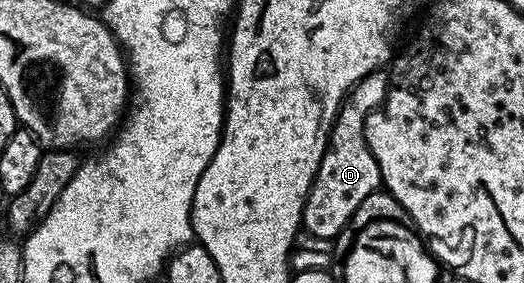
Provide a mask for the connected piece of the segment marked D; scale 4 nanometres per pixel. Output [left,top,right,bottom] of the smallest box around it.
[301,70,389,240]

